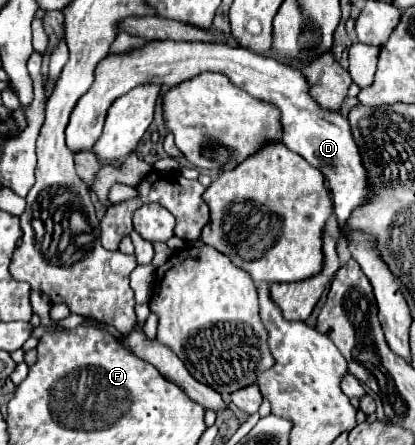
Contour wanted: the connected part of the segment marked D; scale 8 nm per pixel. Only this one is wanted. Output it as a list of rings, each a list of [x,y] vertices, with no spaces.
[[[150,41],[144,47],[136,47],[124,53],[108,53],[94,71],[92,87],[80,97],[70,115],[70,123],[66,127],[66,143],[70,151],[92,149],[94,141],[102,133],[108,107],[130,89],[148,83],[172,87],[204,71],[224,73],[234,85],[280,111],[282,143],[290,151],[304,157],[312,167],[322,171],[332,193],[334,213],[342,227],[352,209],[362,205],[360,201],[366,199],[366,173],[362,169],[362,159],[348,121],[338,111],[324,109],[310,97],[310,85],[306,81],[306,75],[302,75],[300,71],[278,65],[274,57],[250,53],[248,49],[232,47],[222,41]]]

